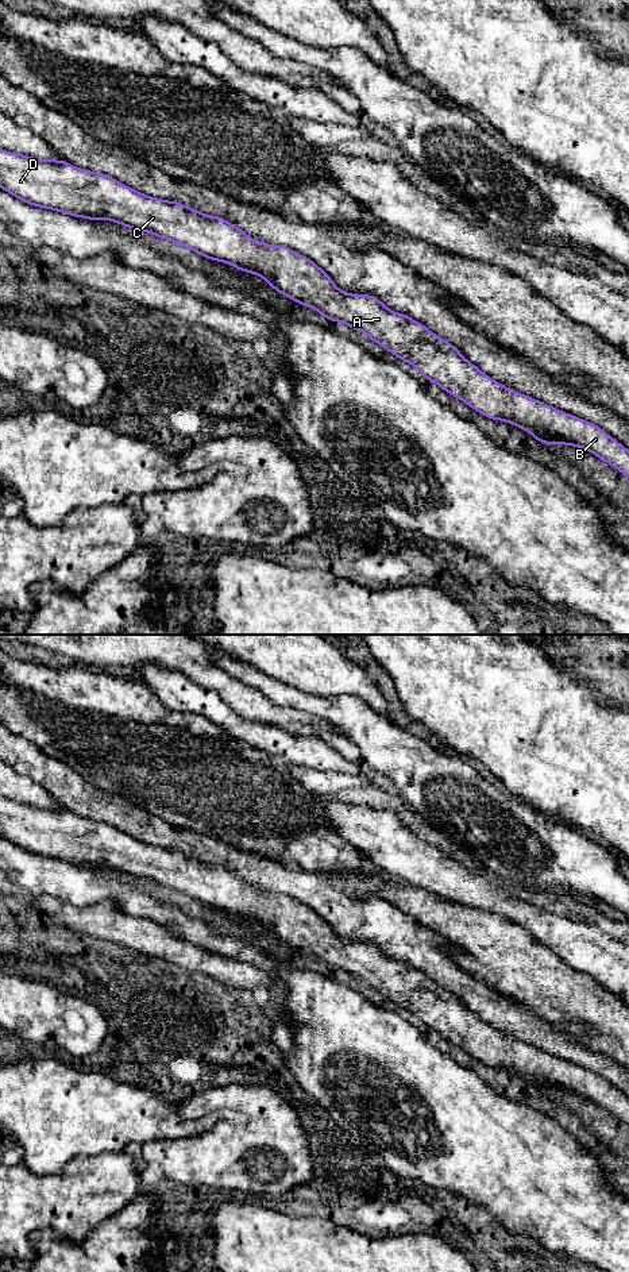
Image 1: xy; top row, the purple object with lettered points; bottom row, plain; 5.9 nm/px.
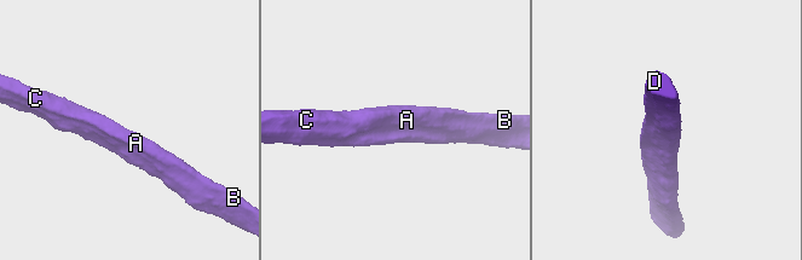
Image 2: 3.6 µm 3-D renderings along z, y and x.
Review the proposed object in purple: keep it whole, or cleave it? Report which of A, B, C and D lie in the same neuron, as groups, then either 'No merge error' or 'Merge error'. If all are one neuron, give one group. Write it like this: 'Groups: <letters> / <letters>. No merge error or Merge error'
Groups: A B C D. No merge error

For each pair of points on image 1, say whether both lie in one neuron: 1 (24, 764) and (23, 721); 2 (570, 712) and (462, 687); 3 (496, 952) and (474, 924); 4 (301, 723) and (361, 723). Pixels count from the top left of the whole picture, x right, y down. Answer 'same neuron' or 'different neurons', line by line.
1: different neurons
2: same neuron
3: same neuron
4: different neurons

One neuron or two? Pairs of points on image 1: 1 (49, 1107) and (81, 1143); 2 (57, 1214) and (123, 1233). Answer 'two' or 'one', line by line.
1: one
2: two

